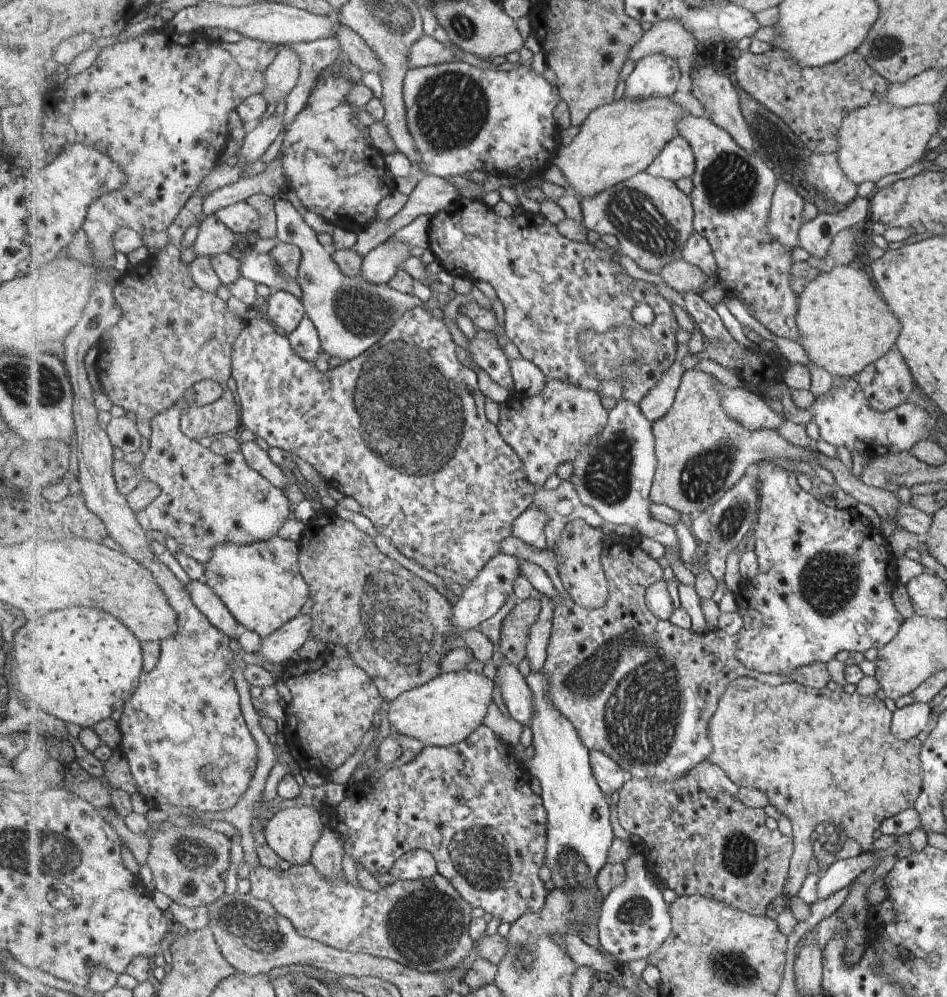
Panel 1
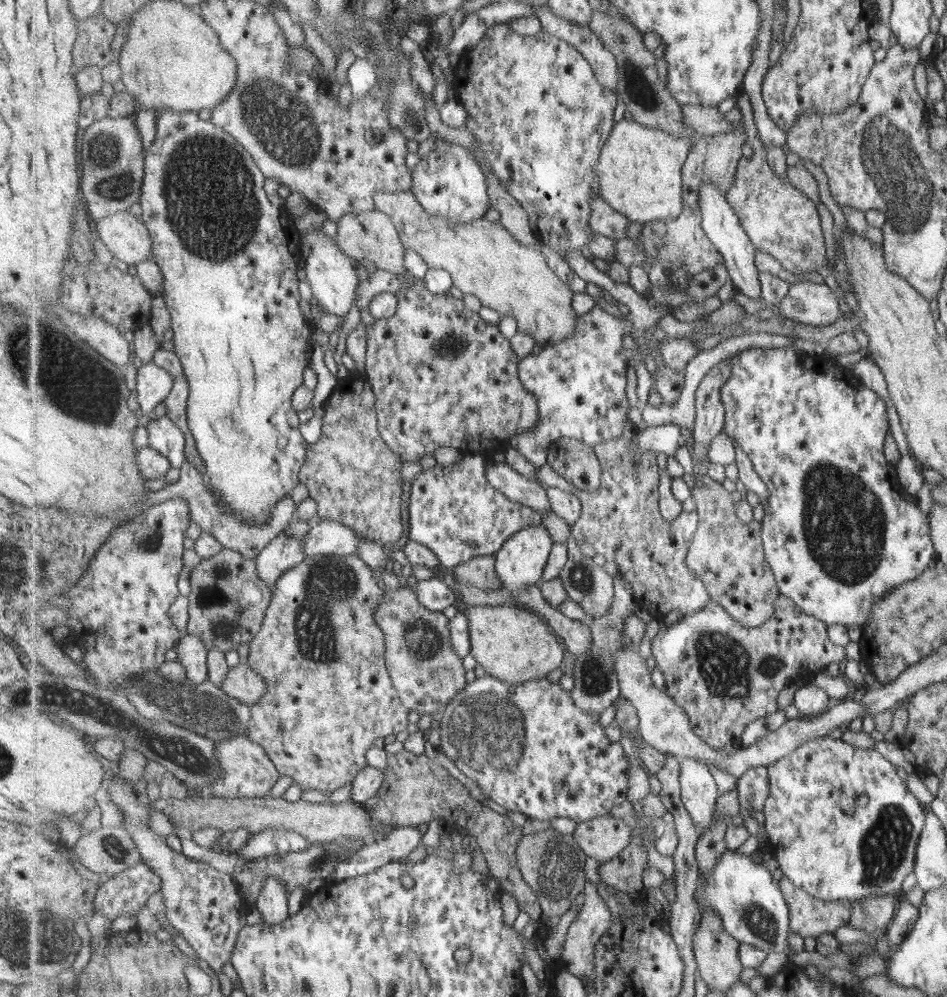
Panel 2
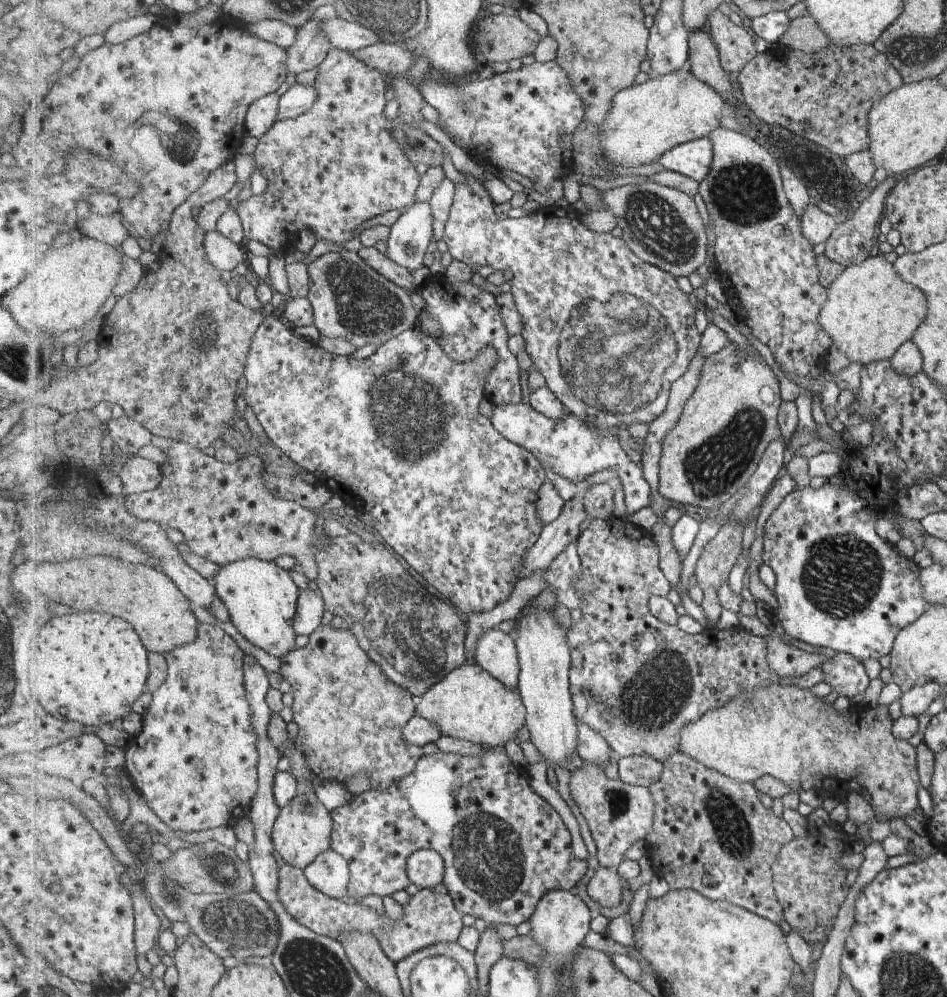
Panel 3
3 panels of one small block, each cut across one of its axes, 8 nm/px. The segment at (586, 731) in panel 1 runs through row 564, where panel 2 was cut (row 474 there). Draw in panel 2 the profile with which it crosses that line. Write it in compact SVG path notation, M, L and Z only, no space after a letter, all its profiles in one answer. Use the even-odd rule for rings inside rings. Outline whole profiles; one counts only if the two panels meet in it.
M629 421L625 434L613 441L603 441L595 446L596 456L603 468L602 485L600 490L592 493L578 493L582 500L582 515L573 524L571 538L591 544L597 553L605 556L607 561L618 565L619 572L625 580L633 584L635 596L643 600L649 614L661 619L665 614L673 614L679 610L688 615L705 608L713 600L704 580L695 574L687 564L688 552L692 546L693 536L699 526L698 512L683 511L675 521L667 521L660 511L661 474L655 452L641 452L633 442L636 435L633 422Z

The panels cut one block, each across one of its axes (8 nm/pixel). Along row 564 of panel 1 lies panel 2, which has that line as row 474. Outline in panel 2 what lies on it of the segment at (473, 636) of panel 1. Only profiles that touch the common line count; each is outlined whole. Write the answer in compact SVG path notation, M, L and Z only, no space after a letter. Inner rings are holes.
M350 377L340 380L326 403L323 420L322 435L316 443L309 446L308 457L300 474L300 482L306 486L309 496L317 504L319 517L345 524L367 540L395 546L401 538L406 538L405 534L409 535L412 512L410 496L405 494L405 490L409 490L409 482L401 478L403 460L380 436L376 394L372 384L368 380L363 382Z

